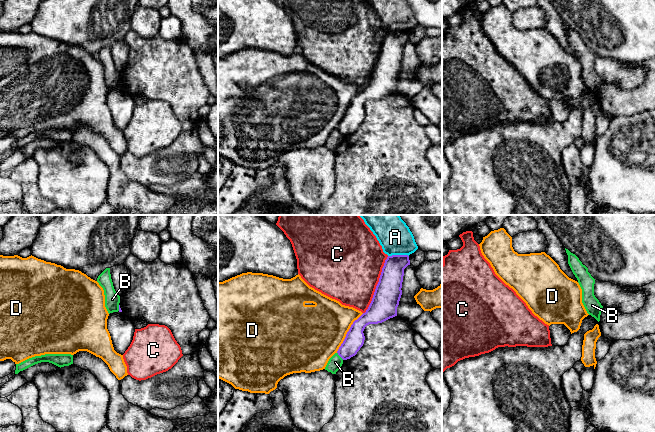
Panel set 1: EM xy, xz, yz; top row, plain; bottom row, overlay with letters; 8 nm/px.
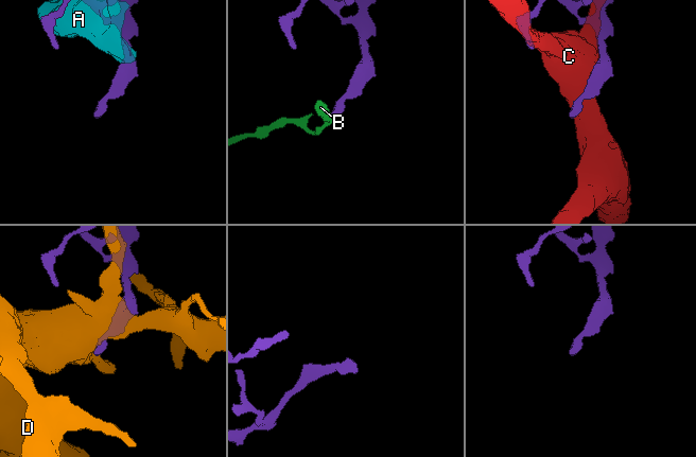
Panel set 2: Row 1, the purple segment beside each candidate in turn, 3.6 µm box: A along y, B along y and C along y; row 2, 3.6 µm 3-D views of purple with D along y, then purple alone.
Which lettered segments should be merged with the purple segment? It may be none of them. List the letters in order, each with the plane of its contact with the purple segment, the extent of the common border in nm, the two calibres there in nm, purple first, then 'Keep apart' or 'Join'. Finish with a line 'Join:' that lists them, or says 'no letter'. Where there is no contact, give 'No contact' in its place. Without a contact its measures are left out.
A: Touches purple in xz. Shared border 170 nm. Thickness 190 nm (purple) against 260 nm. Keep apart
B: Touches purple in xz. Shared border 80 nm. Thickness 160 nm (purple) against 110 nm. Keep apart
C: Touches purple in xz. Shared border 500 nm. Thickness 220 nm (purple) against 480 nm. Keep apart
D: Touches purple in xz. Shared border 380 nm. Thickness 160 nm (purple) against 440 nm. Keep apart
Join: no letter

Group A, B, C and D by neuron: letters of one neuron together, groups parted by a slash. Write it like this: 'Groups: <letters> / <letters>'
Groups: A / B / C / D

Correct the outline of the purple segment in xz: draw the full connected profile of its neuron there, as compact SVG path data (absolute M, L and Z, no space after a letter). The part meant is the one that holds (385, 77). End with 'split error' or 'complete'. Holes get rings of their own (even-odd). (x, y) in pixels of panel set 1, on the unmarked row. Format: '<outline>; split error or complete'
M408 31L387 33L368 85L353 98L337 127L343 136L355 132L363 122L365 116L363 107L367 101L382 99L397 92L404 45L408 41L410 41Z; complete

